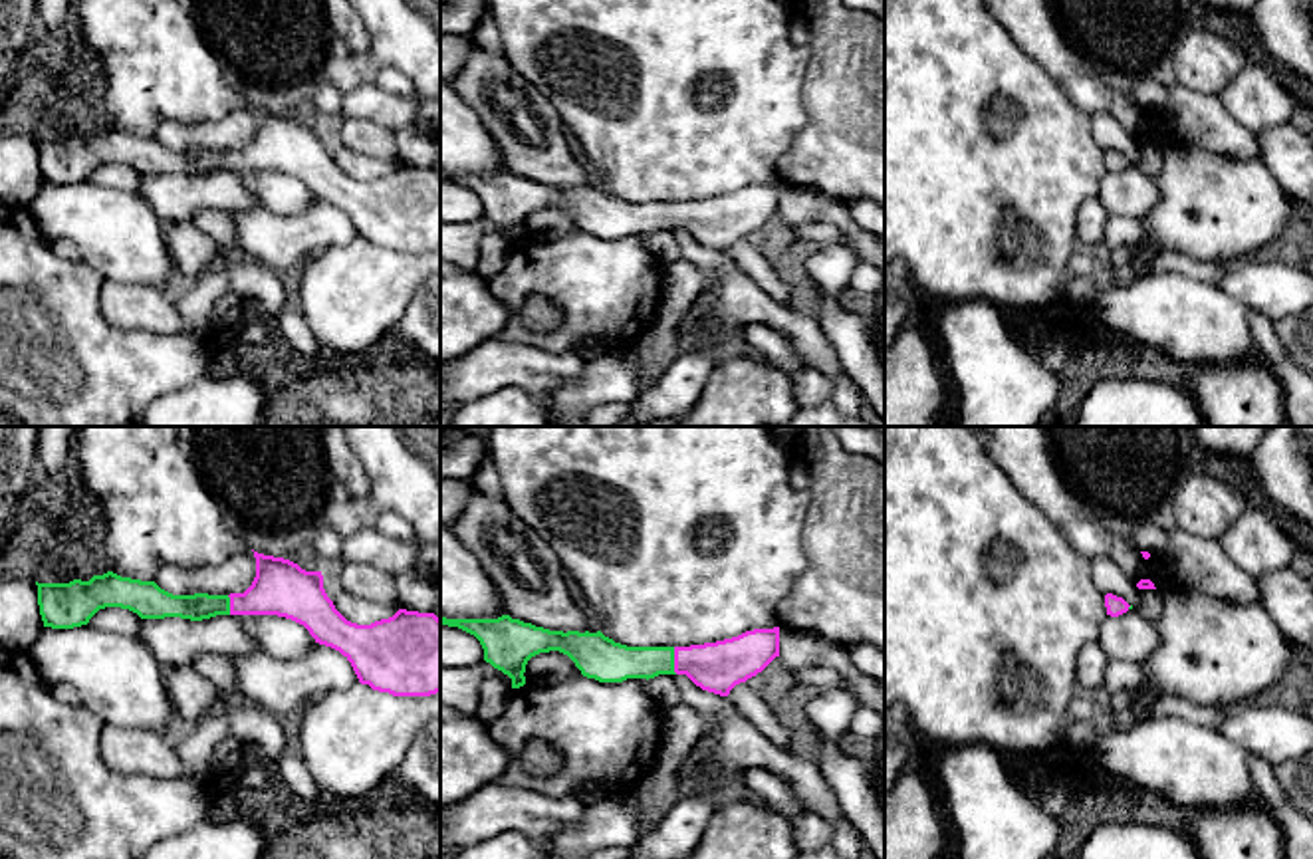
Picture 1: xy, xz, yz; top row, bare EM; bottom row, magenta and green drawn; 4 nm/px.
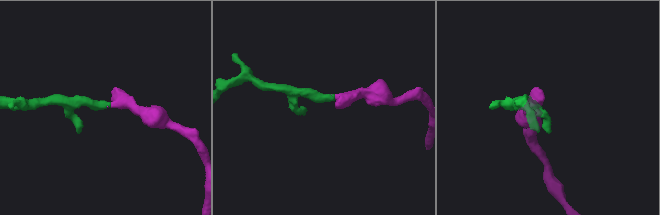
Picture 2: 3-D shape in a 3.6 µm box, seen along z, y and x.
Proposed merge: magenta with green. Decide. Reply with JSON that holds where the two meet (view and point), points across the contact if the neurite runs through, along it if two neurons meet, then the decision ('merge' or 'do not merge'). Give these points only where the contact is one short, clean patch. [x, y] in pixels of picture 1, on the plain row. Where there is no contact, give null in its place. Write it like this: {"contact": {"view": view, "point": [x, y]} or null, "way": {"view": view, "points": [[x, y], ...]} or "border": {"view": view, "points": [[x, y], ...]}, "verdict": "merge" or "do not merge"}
{"contact": {"view": "xz", "point": [675, 217]}, "way": {"view": "xz", "points": [[716, 223], [697, 217], [675, 217], [613, 219]]}, "verdict": "merge"}

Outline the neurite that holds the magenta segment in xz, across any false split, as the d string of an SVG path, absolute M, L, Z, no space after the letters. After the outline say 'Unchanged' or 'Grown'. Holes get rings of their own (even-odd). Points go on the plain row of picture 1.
M502 171L498 175L446 175L440 181L474 190L484 216L512 234L512 244L526 240L526 220L539 208L567 210L583 232L599 238L686 230L702 246L728 252L730 246L762 228L779 212L779 183L754 184L738 192L690 202L627 202L597 188L549 186Z. Grown

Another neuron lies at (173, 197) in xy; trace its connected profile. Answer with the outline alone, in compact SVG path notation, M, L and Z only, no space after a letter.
M216 171L202 177L180 173L141 175L137 192L163 224L190 220L196 212L208 208L228 214L260 204L234 171Z

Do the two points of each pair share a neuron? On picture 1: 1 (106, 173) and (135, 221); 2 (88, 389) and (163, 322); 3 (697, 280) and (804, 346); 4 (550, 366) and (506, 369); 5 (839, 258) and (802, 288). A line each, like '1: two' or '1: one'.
1: two
2: two
3: two
4: one
5: two

